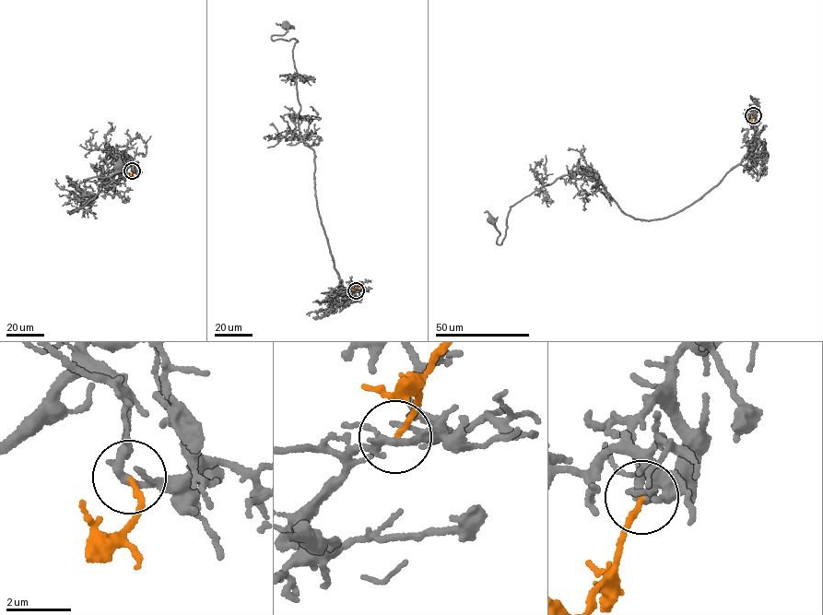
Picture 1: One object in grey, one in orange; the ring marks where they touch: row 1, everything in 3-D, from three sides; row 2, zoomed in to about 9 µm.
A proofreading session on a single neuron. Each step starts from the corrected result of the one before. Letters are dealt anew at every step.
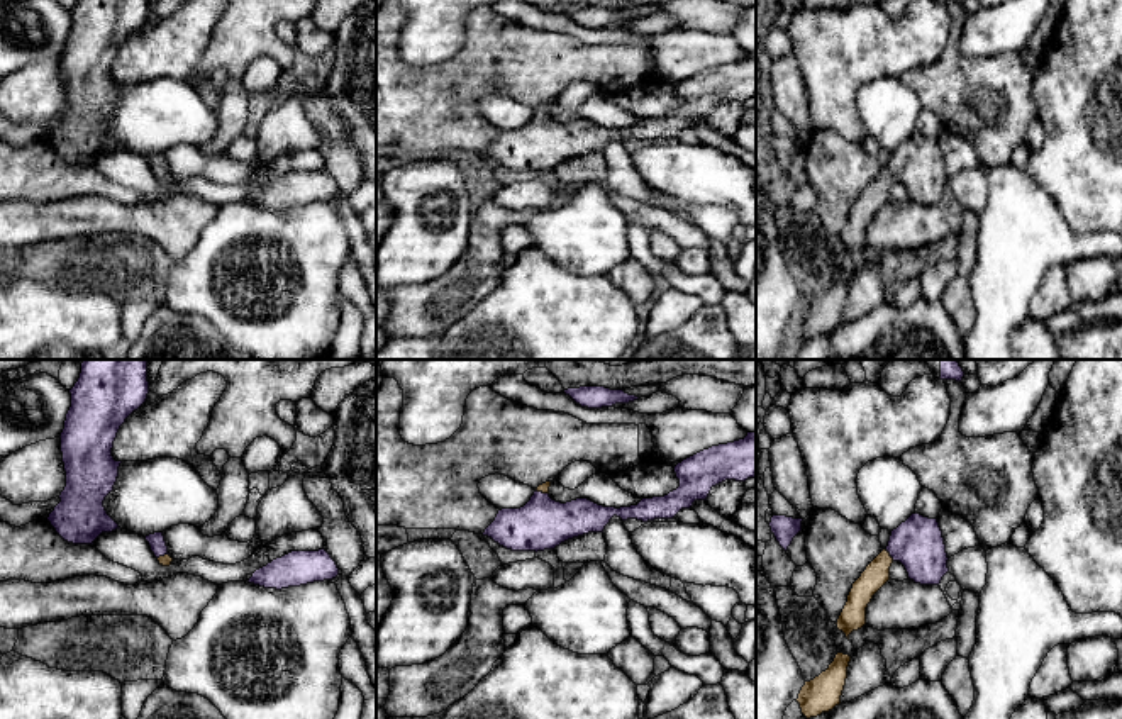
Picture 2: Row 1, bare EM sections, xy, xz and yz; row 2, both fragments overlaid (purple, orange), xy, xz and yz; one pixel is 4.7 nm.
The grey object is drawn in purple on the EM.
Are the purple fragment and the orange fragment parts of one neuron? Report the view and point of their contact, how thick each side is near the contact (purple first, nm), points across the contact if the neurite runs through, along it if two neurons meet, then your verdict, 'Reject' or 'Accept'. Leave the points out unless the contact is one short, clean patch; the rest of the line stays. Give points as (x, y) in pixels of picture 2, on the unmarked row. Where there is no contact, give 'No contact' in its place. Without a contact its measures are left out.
Touches purple at yz (890, 175). Thickness 240 nm (purple) against 120 nm. Path across: yz (917, 163), (909, 163), (890, 175), (877, 194). Accept

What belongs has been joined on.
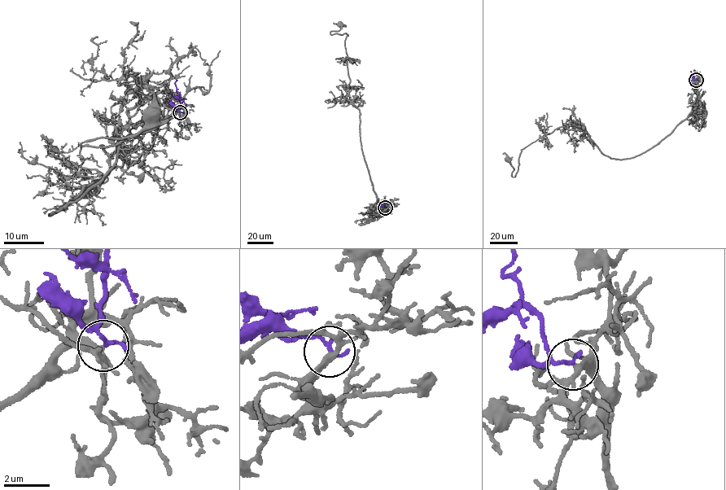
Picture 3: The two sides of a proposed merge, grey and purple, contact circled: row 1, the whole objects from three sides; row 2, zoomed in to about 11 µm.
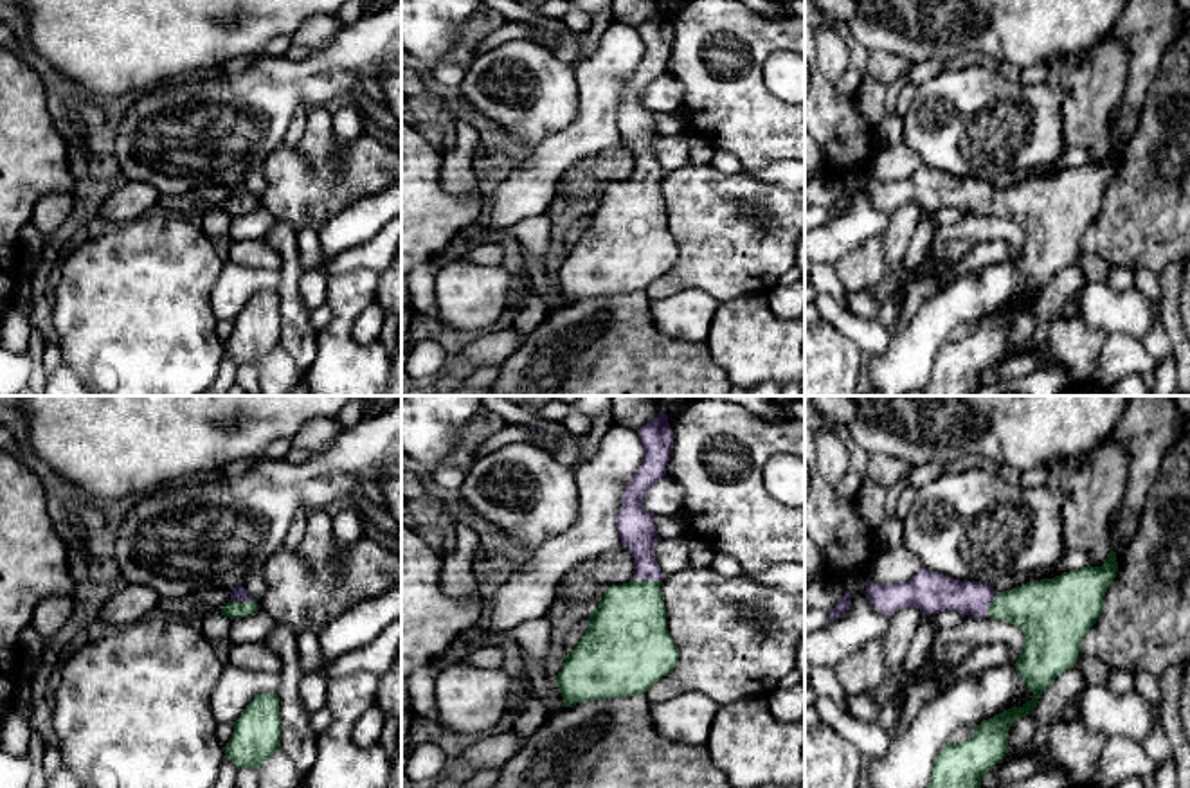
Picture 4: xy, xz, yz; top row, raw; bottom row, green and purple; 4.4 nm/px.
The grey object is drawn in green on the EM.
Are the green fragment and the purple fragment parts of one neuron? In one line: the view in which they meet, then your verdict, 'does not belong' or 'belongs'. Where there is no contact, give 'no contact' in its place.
xz | belongs

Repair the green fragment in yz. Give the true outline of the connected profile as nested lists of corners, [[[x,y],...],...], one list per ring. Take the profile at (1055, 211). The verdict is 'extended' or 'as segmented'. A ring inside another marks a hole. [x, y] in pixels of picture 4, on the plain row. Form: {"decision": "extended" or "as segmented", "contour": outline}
{"decision": "extended", "contour": [[[1111,144],[1102,164],[1087,162],[1006,189],[927,166],[907,180],[879,182],[866,176],[866,194],[884,212],[893,212],[909,201],[924,212],[958,207],[978,216],[1006,218],[1024,230],[1021,254],[1014,263],[1033,295],[1023,304],[983,317],[969,336],[958,342],[947,340],[934,358],[924,396],[974,396],[983,372],[1010,349],[1006,335],[1010,324],[1032,311],[1050,281],[1078,257],[1082,236],[1100,214],[1116,169],[1116,149]]]}

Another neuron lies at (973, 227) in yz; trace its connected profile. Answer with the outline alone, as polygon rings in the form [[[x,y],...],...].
[[[969,212],[961,221],[951,225],[940,225],[933,241],[969,239],[972,243],[981,241],[1003,241],[1006,245],[1019,246],[1024,241],[1024,230],[1001,216],[972,214]]]

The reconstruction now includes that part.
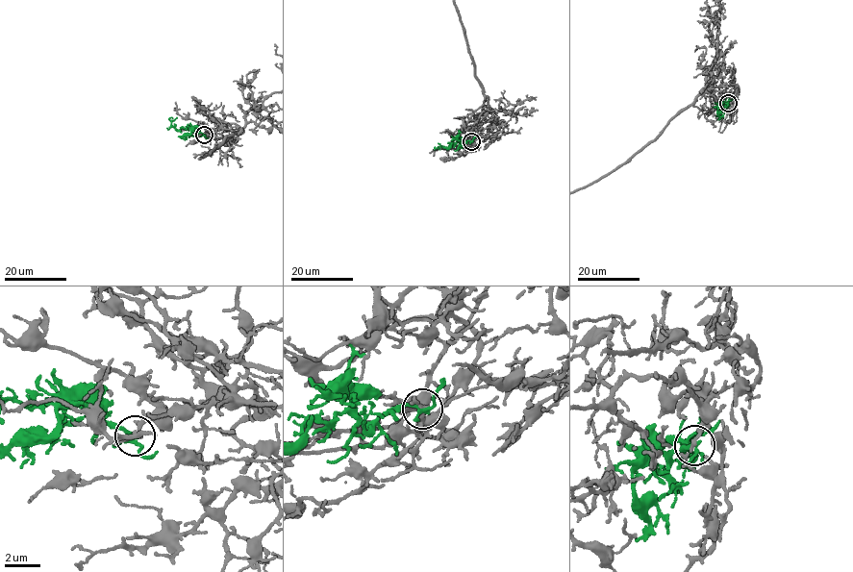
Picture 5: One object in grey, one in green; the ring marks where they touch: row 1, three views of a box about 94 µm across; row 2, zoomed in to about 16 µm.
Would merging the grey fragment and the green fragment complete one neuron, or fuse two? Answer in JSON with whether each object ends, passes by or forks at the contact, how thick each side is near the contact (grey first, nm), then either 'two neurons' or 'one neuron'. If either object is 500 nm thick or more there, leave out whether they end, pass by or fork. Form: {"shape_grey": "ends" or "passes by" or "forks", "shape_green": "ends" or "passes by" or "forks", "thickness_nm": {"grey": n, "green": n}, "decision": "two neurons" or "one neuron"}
{"shape_grey": "passes by", "shape_green": "forks", "thickness_nm": {"grey": 160, "green": 170}, "decision": "two neurons"}

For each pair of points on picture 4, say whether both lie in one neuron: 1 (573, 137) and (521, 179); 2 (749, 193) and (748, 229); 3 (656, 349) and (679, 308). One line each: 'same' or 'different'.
1: same
2: same
3: different

